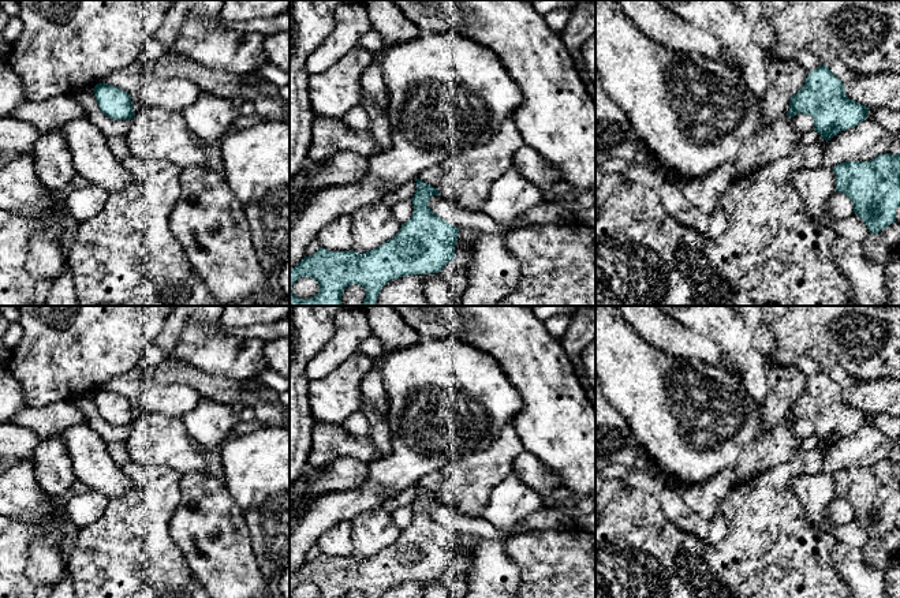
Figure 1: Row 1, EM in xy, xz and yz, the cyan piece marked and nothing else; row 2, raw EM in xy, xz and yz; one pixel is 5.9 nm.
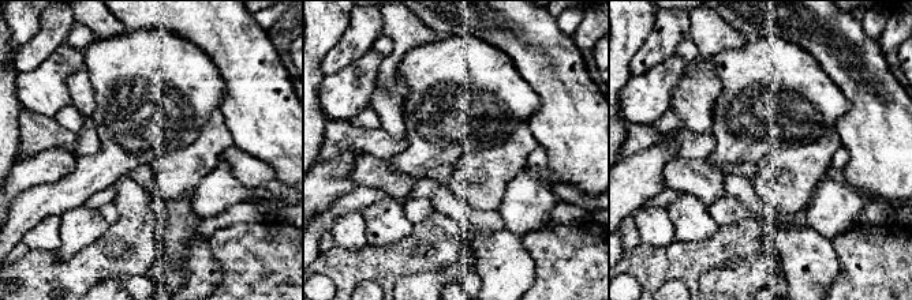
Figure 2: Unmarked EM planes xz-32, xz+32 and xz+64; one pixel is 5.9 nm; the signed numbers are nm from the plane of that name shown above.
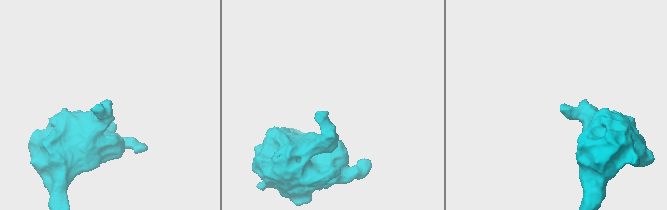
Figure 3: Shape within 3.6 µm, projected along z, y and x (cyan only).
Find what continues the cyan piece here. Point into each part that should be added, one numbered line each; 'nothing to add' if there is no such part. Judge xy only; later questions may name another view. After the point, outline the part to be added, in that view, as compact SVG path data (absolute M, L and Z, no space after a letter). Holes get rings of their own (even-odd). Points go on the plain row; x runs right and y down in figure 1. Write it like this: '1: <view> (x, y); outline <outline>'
nothing to add

